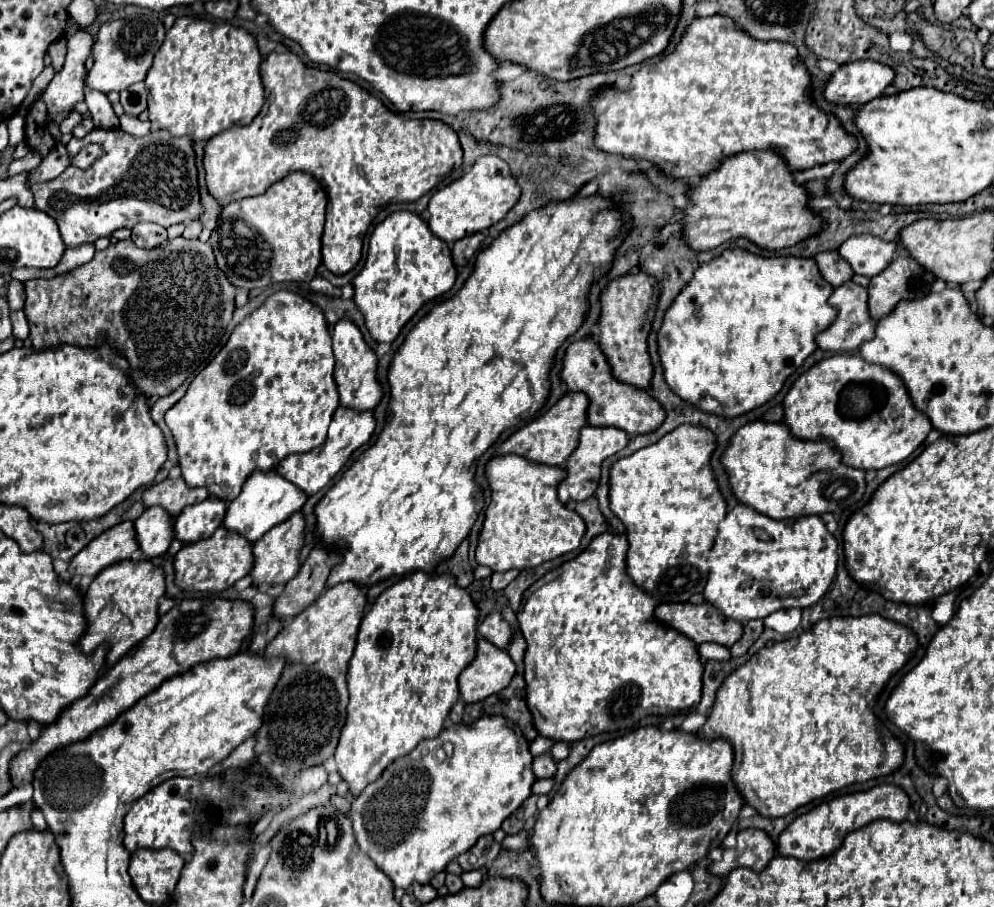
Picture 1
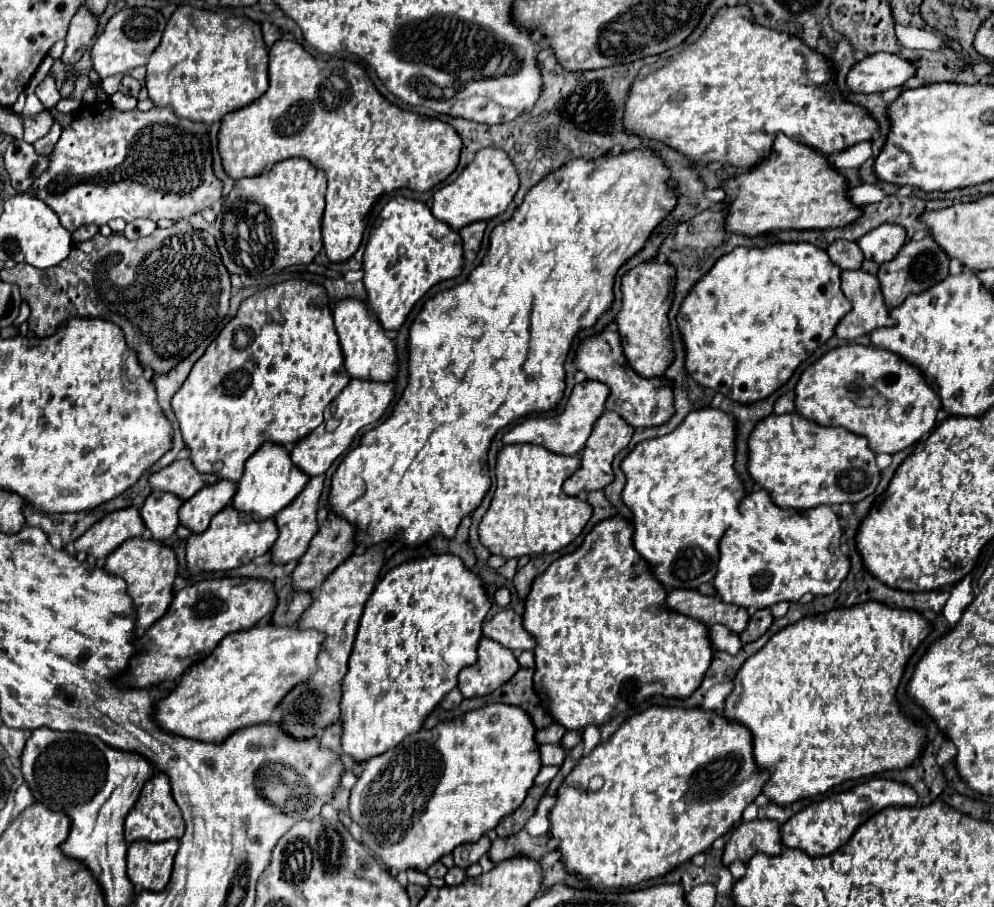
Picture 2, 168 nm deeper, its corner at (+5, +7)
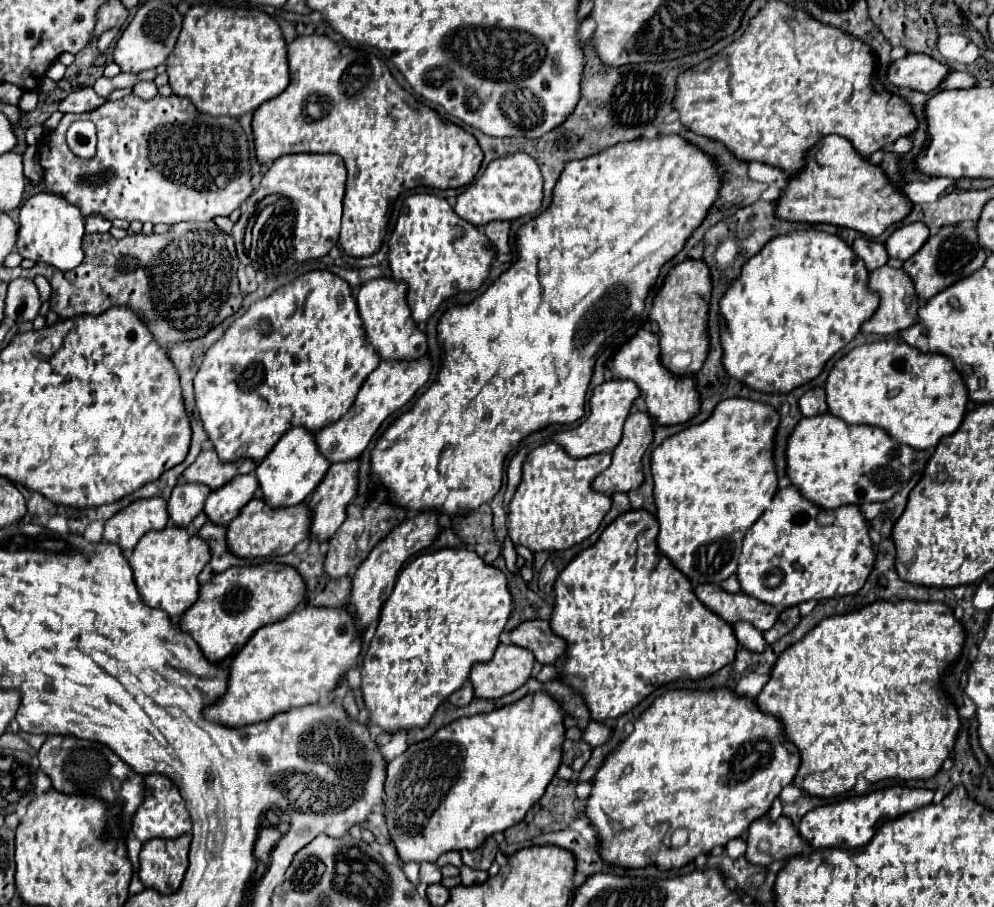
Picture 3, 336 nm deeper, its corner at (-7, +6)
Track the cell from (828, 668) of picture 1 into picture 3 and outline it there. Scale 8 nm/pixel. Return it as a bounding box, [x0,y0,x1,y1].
[756,600,964,796]

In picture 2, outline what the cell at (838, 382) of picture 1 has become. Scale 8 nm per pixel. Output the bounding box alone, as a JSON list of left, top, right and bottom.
[796,345,940,453]

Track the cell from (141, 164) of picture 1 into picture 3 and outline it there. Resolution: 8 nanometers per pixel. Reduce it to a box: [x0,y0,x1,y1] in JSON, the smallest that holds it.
[38,94,252,224]

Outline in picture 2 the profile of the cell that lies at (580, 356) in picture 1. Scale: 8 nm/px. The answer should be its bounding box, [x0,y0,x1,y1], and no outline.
[574,331,674,429]

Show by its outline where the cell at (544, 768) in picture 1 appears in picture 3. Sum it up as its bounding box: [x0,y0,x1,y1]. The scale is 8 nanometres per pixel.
[562,740,592,774]

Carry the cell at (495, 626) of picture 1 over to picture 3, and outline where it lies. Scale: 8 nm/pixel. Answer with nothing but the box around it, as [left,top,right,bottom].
[510,620,564,664]

